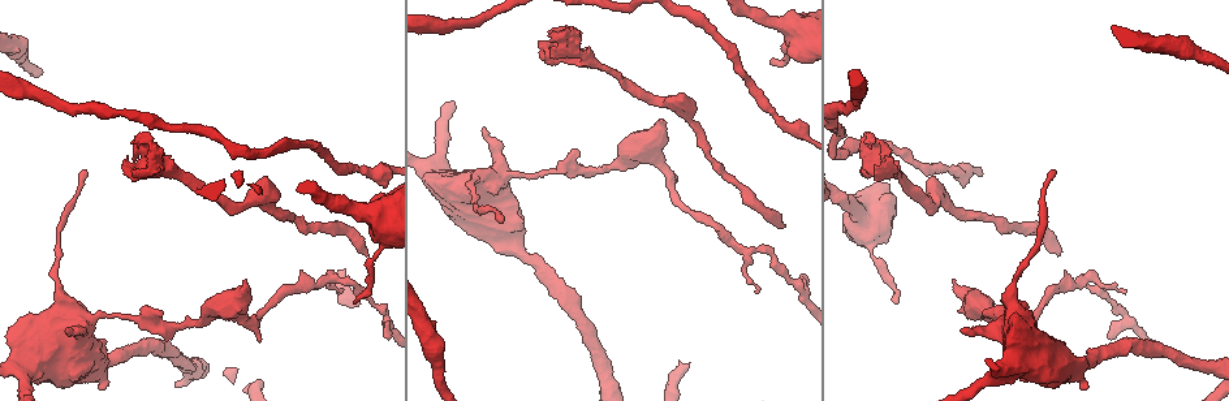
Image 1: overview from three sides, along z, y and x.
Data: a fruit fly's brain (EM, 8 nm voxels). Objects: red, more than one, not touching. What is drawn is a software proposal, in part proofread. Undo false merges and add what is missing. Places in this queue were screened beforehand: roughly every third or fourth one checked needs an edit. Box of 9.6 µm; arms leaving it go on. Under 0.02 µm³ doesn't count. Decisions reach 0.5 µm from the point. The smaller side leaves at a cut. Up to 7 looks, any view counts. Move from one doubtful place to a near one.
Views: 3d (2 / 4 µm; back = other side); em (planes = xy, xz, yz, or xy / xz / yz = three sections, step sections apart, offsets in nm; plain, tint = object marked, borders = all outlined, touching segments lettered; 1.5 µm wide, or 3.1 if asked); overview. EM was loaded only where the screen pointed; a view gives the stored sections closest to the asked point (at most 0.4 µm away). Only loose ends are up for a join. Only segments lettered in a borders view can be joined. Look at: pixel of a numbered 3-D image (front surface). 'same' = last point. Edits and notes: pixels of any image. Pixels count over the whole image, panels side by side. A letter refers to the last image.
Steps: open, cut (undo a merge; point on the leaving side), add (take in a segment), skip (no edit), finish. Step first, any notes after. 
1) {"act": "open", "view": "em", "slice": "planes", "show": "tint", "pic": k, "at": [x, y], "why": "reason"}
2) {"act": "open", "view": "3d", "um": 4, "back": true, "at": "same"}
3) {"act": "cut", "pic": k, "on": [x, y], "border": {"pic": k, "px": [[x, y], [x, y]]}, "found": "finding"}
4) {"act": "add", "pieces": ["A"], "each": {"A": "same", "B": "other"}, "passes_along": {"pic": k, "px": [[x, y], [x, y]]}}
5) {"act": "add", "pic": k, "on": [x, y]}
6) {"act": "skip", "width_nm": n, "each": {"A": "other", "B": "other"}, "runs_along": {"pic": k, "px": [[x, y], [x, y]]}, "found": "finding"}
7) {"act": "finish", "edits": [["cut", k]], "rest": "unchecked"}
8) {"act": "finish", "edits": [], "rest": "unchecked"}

{"act": "open", "view": "em", "slice": "xy", "step": 8, "show": "tint", "pic": 1, "at": [368, 255], "why": "long arm stops here"}

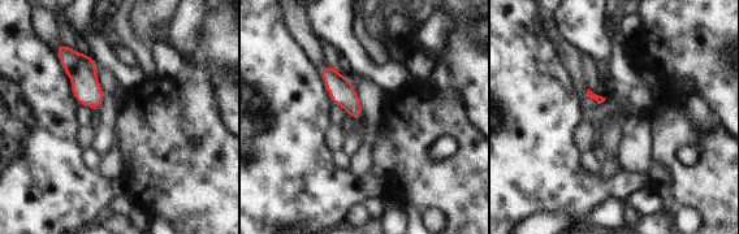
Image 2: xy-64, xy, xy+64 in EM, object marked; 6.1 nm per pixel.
{"act": "open", "view": "em", "slice": "planes", "show": "borders", "at": "same"}

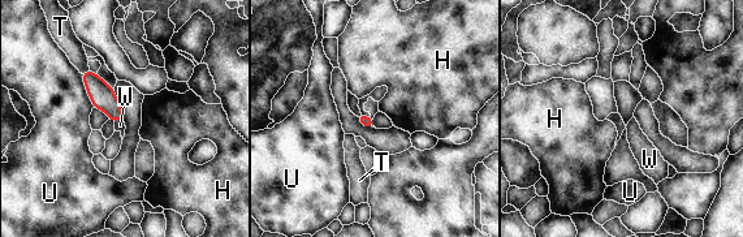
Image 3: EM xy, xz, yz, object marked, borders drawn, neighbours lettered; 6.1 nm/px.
{"act": "add", "pieces": ["W"], "each": {"H": "other", "T": "other", "U": "other", "W": "same"}, "passes_along": {"pic": 3, "px": [[103, 97], [119, 120], [120, 125]]}, "found": "the cell continues"}

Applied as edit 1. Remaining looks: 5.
{"act": "open", "view": "overview"}

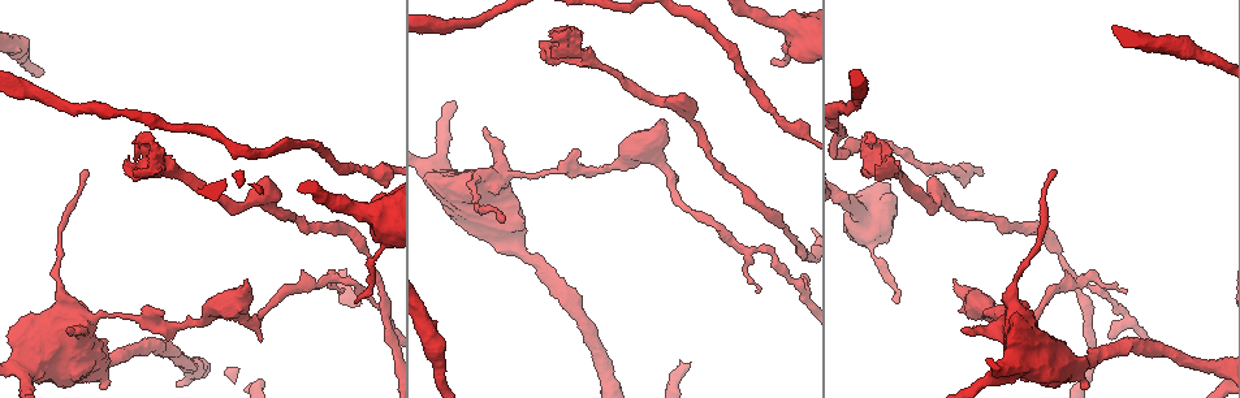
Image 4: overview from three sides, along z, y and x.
{"act": "open", "view": "em", "slice": "planes", "show": "tint", "pic": 4, "at": [485, 129], "why": "branch stops here"}

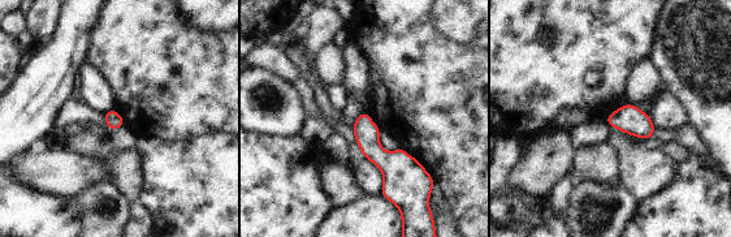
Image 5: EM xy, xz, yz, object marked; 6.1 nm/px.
{"act": "open", "view": "em", "slice": "planes", "show": "borders", "at": "same", "why": "see the neighbours"}

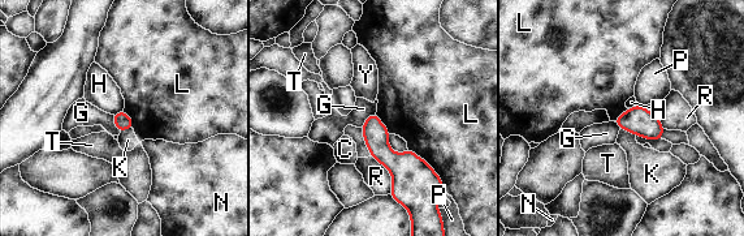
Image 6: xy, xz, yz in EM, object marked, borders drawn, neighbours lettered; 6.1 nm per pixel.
{"act": "skip", "longest_contact_nm": ["L", 300], "each": {"C": "other", "G": "other", "H": "other", "K": "other", "L": "other", "N": "other", "P": "other", "R": "other", "T": "other", "Y": "other"}, "border": {"pic": 6, "px": [[407, 147], [423, 158], [442, 180]]}, "found": "none of them fits"}

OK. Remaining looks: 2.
{"act": "finish", "edits": [["add", 3]], "rest": "unchecked"}

